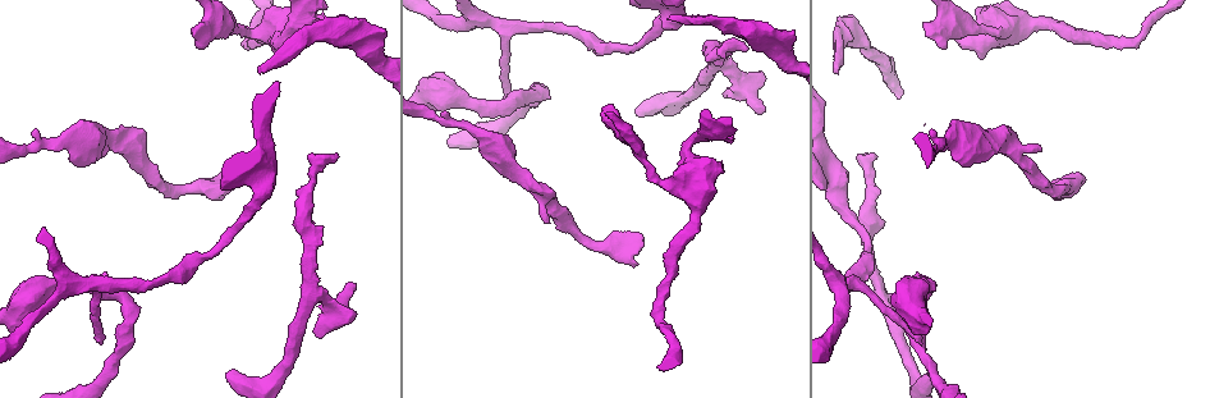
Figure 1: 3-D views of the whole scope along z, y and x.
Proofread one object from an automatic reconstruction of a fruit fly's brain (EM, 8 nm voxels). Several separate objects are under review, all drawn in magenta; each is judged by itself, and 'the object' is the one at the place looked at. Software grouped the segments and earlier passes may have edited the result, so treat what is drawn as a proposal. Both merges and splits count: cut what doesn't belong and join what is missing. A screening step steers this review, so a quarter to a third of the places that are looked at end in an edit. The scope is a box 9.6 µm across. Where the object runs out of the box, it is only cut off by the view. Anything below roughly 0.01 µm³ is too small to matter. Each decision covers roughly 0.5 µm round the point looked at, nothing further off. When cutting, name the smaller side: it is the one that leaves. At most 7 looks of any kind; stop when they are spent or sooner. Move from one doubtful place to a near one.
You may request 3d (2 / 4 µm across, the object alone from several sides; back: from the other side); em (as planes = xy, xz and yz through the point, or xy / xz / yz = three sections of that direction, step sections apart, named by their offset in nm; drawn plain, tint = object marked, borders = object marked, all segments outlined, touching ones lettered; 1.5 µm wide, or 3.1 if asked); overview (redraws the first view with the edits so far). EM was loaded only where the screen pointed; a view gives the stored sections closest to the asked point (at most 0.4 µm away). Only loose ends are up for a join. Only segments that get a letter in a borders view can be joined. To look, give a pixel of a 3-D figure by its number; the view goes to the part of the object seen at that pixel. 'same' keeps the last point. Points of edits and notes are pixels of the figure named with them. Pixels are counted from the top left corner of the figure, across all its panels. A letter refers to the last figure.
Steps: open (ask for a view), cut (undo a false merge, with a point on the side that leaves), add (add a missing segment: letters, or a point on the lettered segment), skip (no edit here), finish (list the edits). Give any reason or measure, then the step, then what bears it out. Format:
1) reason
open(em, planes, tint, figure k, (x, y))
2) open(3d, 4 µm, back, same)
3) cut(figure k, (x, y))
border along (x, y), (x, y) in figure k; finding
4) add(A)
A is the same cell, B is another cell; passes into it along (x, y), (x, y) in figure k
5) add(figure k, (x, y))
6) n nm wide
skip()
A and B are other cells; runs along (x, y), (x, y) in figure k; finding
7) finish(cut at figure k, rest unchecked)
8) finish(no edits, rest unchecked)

branch stops here
open(em, planes, borders, figure 1, (837, 72))

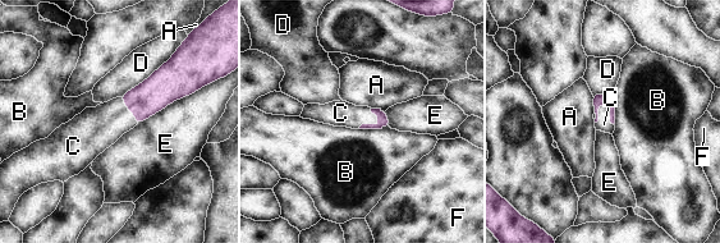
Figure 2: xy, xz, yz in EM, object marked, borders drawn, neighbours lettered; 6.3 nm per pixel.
add(C)
C is the same cell, A, B, D, E and F are other cells; passes into it along (609, 97), (610, 113), (604, 124) in figure 2; the neuron continues

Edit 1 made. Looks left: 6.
stops while still wide
open(3d, 4 µm, figure 1, (981, 57))

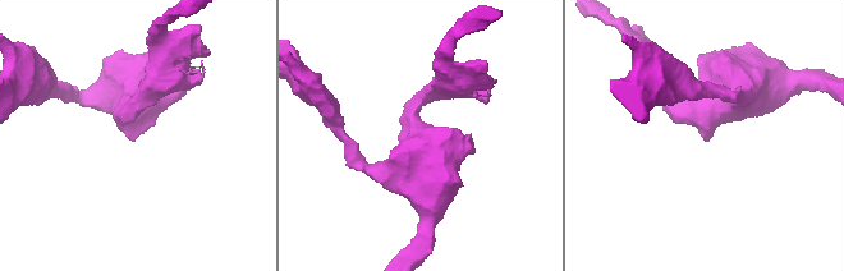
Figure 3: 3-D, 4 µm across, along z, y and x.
open(em, planes, borders, figure 3, (704, 140))

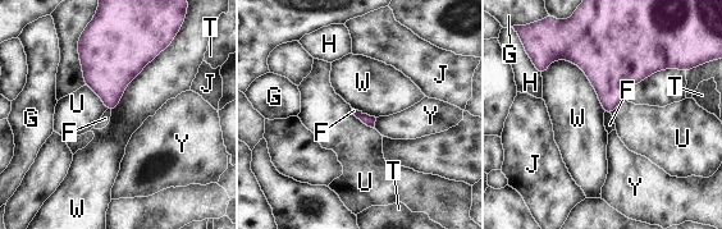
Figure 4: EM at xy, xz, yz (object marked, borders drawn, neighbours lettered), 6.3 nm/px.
W touches over 460 nm
skip()
F, G, H, J, T, U, W and Y are other cells; border along (604, 111), (611, 115) in figure 4; no lettered segment goes on from it

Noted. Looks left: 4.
open(overview)

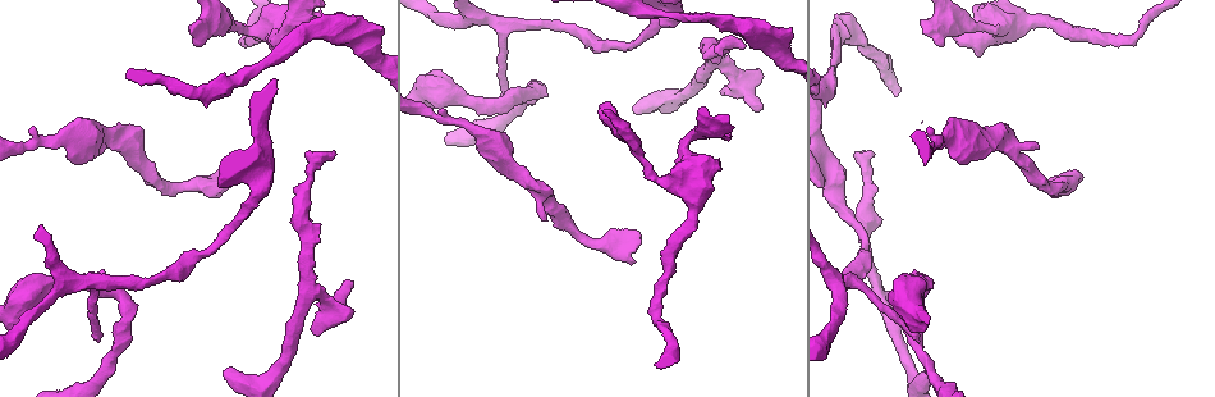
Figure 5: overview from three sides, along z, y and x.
an open end
open(em, yz, step 8, tint, figure 5, (634, 263))

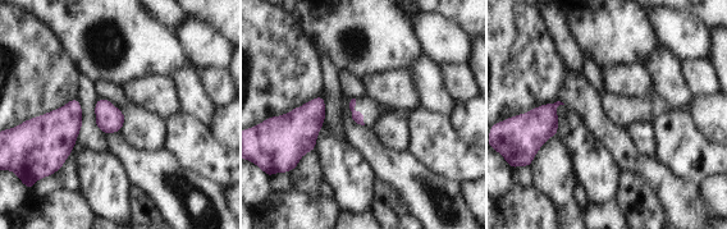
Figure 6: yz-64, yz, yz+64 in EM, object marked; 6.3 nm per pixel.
cut it another way
open(em, planes, tint, same)

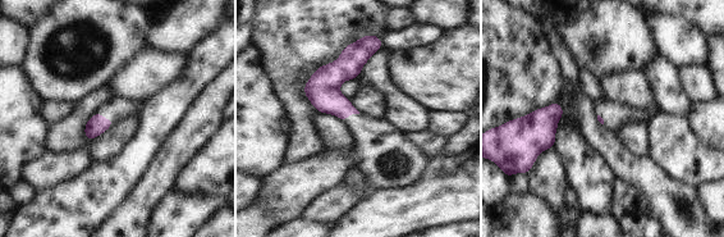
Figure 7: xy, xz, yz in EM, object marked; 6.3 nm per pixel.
see the neighbours
open(em, planes, borders, same)

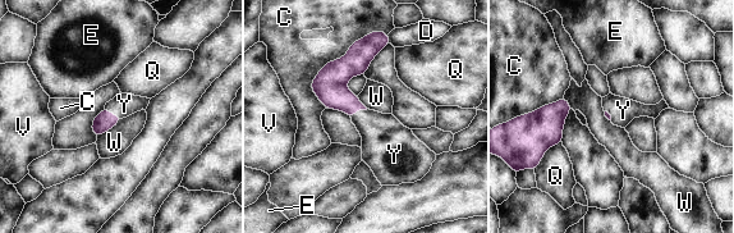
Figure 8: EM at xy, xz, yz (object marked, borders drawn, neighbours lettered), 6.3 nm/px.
add(Y)
Y is the same cell, C, D, E, Q, V and W are other cells; passes into it along (105, 120), (113, 114), (124, 104) in figure 8; the neuron continues

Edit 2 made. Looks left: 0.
finish(add at figure 2, add at figure 8, rest unchecked)

